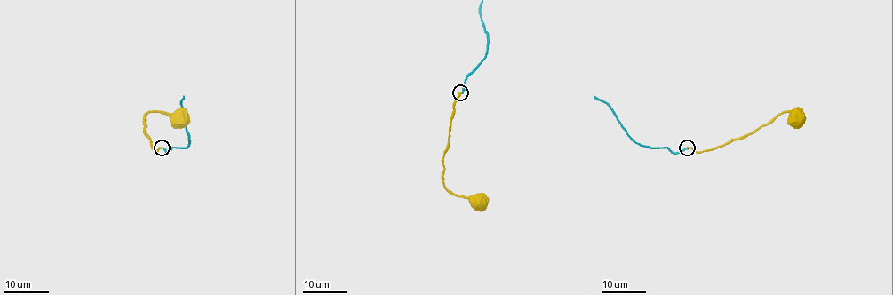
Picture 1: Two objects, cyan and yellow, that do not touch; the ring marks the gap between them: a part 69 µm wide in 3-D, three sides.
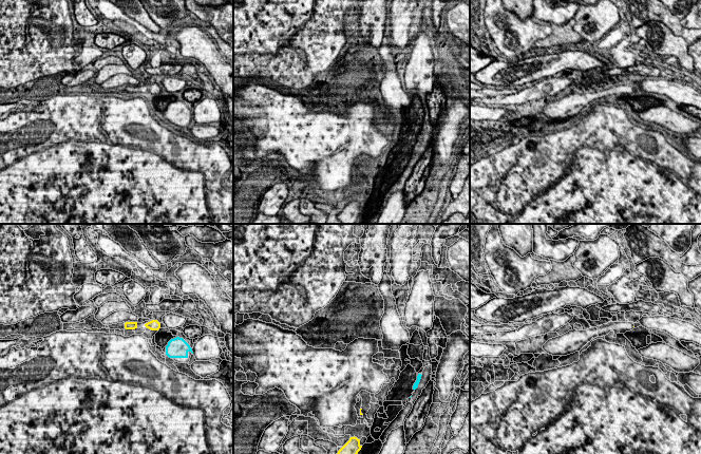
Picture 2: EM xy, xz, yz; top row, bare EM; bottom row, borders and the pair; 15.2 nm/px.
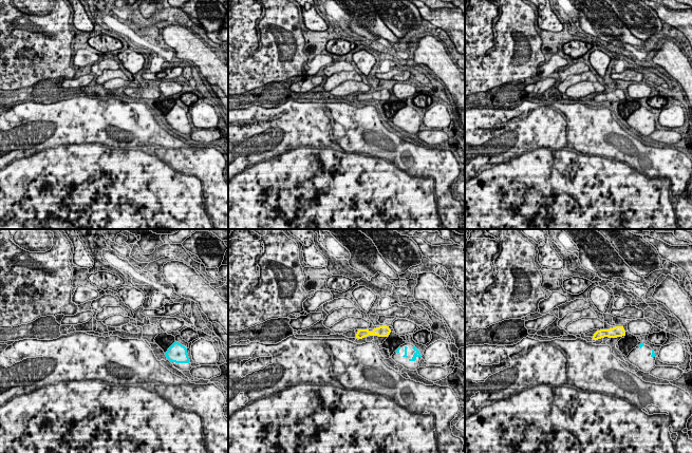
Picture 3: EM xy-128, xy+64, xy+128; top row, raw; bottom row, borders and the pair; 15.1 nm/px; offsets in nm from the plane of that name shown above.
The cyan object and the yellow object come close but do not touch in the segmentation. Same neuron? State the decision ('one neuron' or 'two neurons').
two neurons

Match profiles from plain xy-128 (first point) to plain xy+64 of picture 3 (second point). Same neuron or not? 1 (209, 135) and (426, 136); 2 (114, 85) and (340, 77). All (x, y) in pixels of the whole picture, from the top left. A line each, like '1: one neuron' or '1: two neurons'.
1: one neuron
2: two neurons

